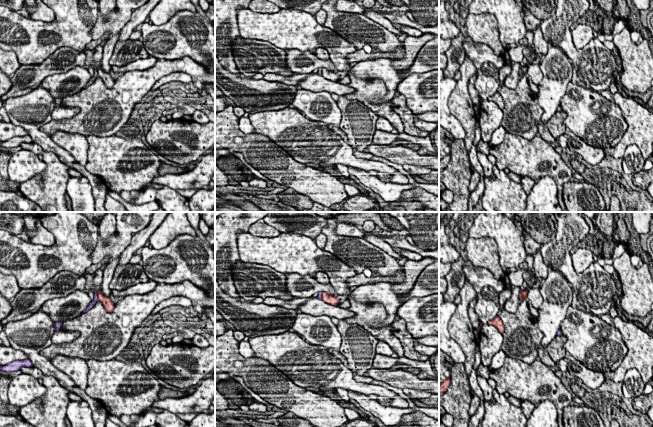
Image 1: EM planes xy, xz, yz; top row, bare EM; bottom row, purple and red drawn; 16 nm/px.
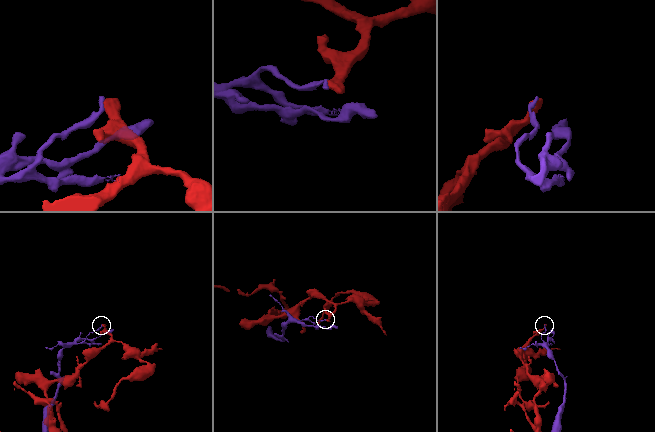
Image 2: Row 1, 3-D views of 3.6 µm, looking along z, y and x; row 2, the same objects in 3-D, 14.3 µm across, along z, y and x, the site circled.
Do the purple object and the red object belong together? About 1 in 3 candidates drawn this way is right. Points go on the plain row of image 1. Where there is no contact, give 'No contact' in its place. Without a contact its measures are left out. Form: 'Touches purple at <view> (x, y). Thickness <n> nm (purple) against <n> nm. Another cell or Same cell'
Touches purple at xy (97, 72). Thickness 70 nm (purple) against 160 nm. Another cell

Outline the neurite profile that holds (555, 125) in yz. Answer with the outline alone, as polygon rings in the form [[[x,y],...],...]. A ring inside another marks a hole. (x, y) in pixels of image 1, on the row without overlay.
[[[564,111],[556,112],[546,123],[551,135],[557,140],[559,136],[565,134],[566,126],[564,120],[567,114]]]

